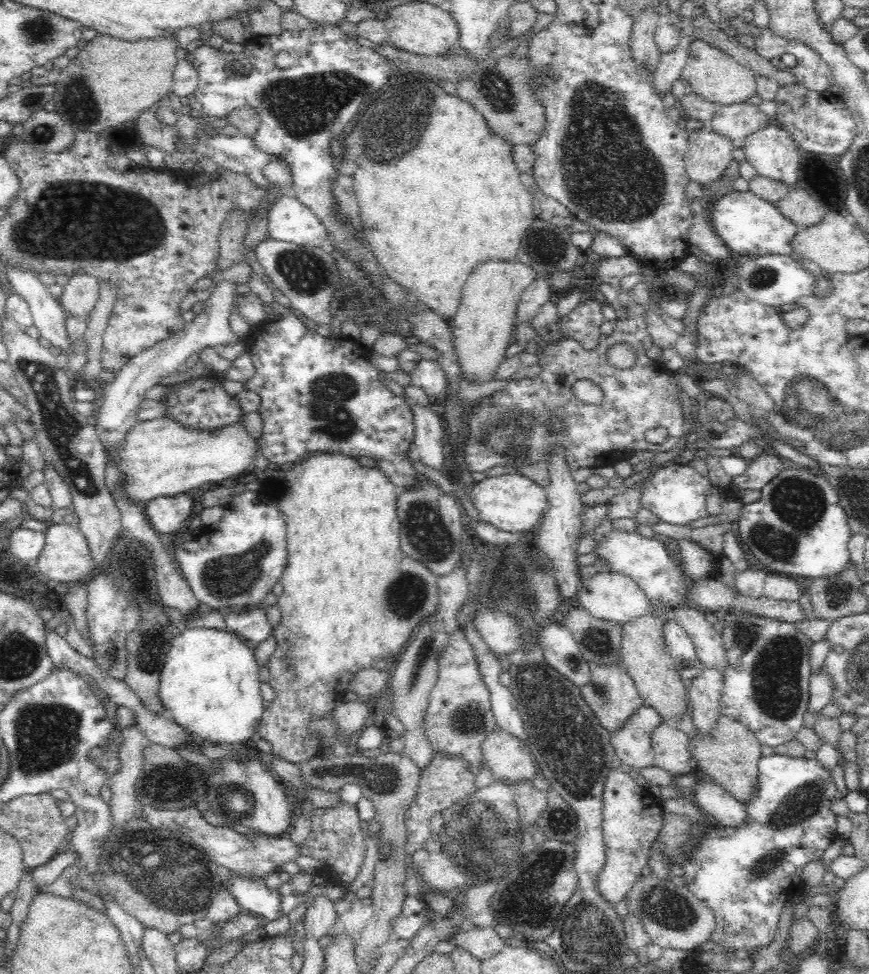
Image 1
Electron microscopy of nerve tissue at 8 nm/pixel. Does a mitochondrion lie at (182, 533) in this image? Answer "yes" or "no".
no

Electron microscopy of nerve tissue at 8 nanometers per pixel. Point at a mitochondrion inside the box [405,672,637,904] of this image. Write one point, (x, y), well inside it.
(490, 832)

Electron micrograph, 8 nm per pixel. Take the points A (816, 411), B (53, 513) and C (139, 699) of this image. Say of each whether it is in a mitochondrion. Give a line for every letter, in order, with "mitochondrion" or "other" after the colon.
A: mitochondrion
B: other
C: other

